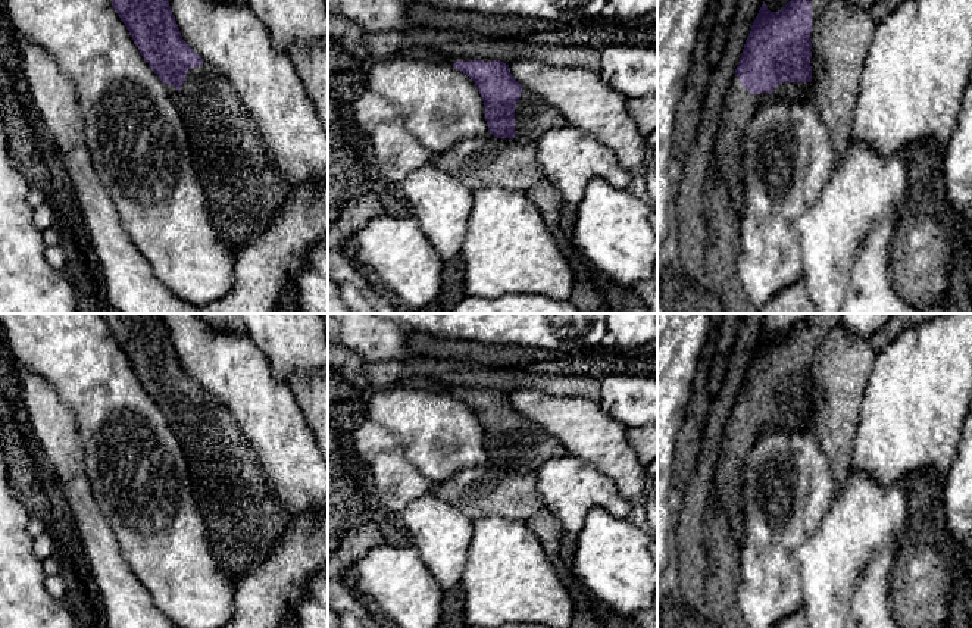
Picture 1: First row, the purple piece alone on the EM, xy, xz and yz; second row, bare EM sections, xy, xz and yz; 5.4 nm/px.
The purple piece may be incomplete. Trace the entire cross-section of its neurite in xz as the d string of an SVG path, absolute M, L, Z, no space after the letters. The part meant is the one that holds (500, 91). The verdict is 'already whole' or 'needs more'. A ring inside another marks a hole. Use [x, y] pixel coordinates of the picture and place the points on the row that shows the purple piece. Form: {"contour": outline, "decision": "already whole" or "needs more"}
{"contour": "M493 59L457 60L454 69L468 75L476 85L485 107L488 132L497 138L509 138L515 144L532 144L553 128L566 126L563 115L535 93L523 88L510 74L509 65Z", "decision": "needs more"}

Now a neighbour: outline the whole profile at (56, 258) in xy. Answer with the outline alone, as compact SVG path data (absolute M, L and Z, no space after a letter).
M59 244L46 247L44 257L47 263L54 269L71 269L72 263L69 262L66 251L63 251Z

